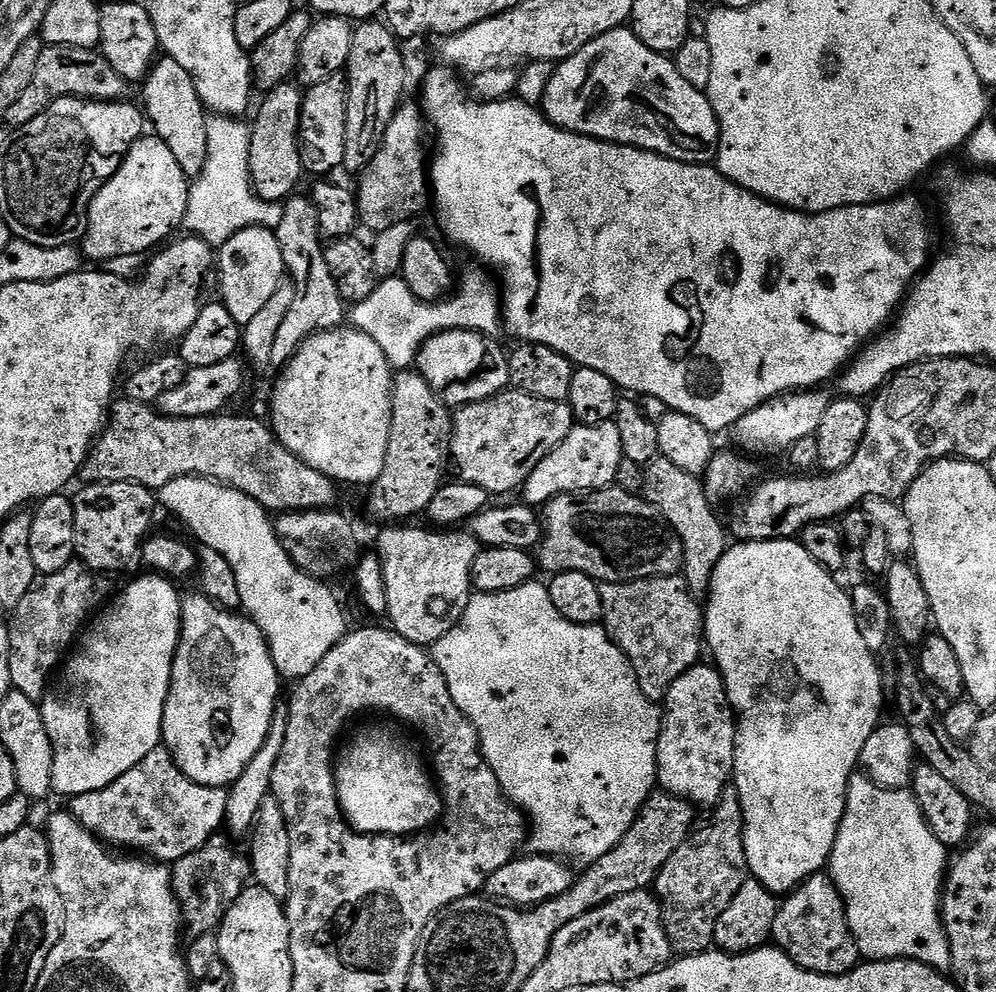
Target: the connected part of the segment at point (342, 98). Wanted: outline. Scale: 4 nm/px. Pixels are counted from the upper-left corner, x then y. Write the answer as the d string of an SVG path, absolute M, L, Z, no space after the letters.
M343 75L326 78L326 82L311 85L304 92L302 118L300 119L300 160L305 173L313 172L316 178L328 178L332 171L343 169L346 154L346 106L348 105L348 82Z

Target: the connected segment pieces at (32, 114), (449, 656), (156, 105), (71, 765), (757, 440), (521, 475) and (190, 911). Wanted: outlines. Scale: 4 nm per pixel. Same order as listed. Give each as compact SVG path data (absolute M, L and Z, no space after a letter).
M70 46L45 47L34 74L34 82L18 97L18 102L10 106L6 121L9 129L15 130L34 122L54 102L67 96L78 96L82 100L124 100L127 97L129 81L120 77L118 70L106 62L104 53L96 48L71 48Z
M533 582L505 592L482 592L473 595L460 621L437 644L431 645L430 655L438 670L442 670L446 686L450 686L450 698L458 702L458 710L462 710L462 714L466 714L466 718L470 718L470 722L478 730L480 750L490 770L494 770L509 800L524 813L530 825L531 851L537 856L567 858L569 861L581 860L581 865L587 866L593 860L614 850L614 846L618 846L620 839L635 822L641 806L648 801L648 797L657 787L656 755L662 712L650 698L646 698L646 694L642 694L638 678L626 654L622 654L622 650L611 640L608 631L600 624L575 624L562 618L562 614L554 610L554 602L550 602L547 587L543 583Z
M161 55L152 65L148 77L142 81L142 88L144 88L142 108L151 131L162 142L166 142L166 146L170 146L178 166L182 166L182 170L189 178L200 176L208 157L206 126L209 113L200 101L200 95L190 74L184 67L178 66L174 58Z
M144 575L148 576L130 581L121 592L119 589L107 607L83 629L62 671L55 677L40 704L46 734L50 734L54 750L52 790L57 797L71 798L102 790L110 786L110 782L122 778L126 770L138 766L150 750L161 747L164 707L172 681L176 648L180 645L182 592L172 585L175 583L169 577Z
M805 390L802 392L790 392L782 396L776 396L760 404L754 410L750 410L732 427L727 429L726 436L732 439L731 447L747 454L749 457L776 456L786 454L794 442L801 438L816 435L820 428L820 420L826 414L830 396L824 390Z
M505 390L494 398L482 402L467 404L465 408L455 409L452 417L452 451L451 463L460 471L459 479L466 484L473 484L489 494L512 492L523 489L526 478L558 445L570 434L574 426L570 406L562 400L550 402L546 398L534 398L525 392Z
M214 835L198 850L194 850L194 854L186 854L186 858L171 865L172 889L180 903L182 924L187 935L189 932L189 937L200 937L219 929L225 912L234 906L237 898L249 887L252 861L245 853L243 856L238 849L232 848L231 842L227 835Z

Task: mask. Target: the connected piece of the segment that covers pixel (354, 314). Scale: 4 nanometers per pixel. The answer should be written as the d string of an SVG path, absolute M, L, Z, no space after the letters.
M475 267L461 276L459 273L458 283L451 295L437 300L435 304L427 304L414 298L410 286L406 286L402 279L381 279L370 298L351 305L351 327L374 338L374 342L382 346L382 354L386 354L393 370L411 369L416 363L420 347L434 334L446 332L449 328L496 334L502 328L502 296L498 291L497 281L483 267Z

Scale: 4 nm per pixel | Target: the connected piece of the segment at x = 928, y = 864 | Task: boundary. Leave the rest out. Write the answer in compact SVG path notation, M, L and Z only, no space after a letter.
M853 774L848 783L848 797L846 798L846 806L844 807L844 817L840 823L838 838L834 842L834 850L832 851L832 859L830 861L830 875L836 884L836 889L840 891L841 898L844 899L844 909L848 915L850 930L854 934L854 942L865 961L913 960L919 964L924 964L927 968L934 968L941 974L947 973L951 969L950 942L944 933L944 921L940 914L944 881L949 867L949 849L945 848L942 842L938 842L934 830L930 830L930 826L918 806L916 797L912 795L911 791L899 788L880 788L869 776Z

